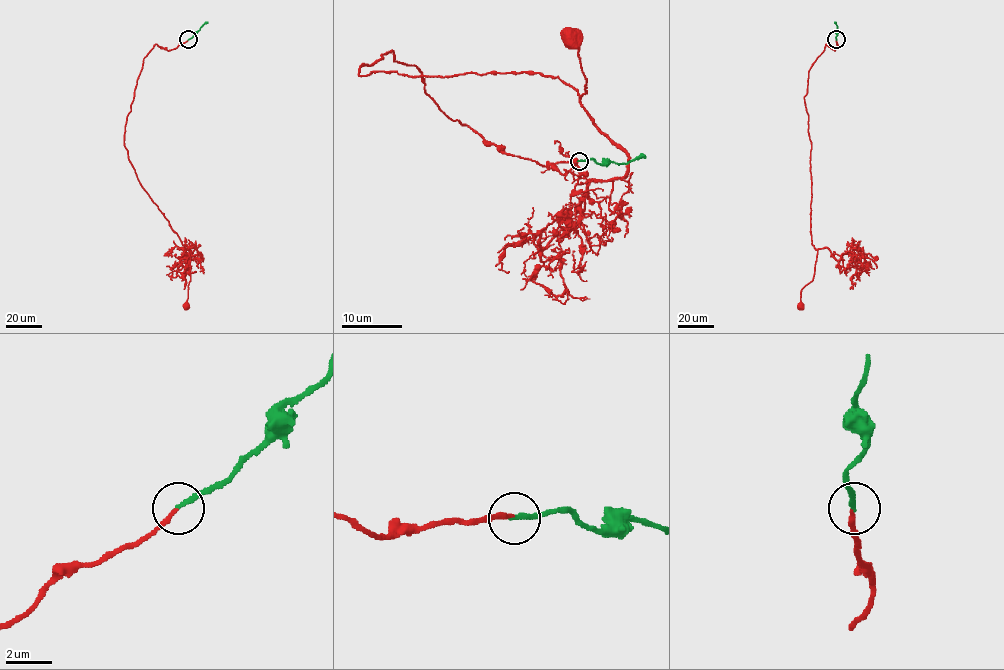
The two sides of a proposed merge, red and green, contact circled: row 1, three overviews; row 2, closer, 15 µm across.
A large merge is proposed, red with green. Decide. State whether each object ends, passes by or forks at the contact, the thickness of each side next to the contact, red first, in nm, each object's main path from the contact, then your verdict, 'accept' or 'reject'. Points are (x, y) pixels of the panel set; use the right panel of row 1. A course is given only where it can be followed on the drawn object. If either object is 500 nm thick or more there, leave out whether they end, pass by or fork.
red ends there; green ends there; 180 nm thick on the red side, 200 nm on the other; red runs (836, 40), (838, 47), (826, 44), (809, 71), (804, 97), (810, 233), (817, 250), (800, 305); green runs (836, 40), (835, 21); accept

